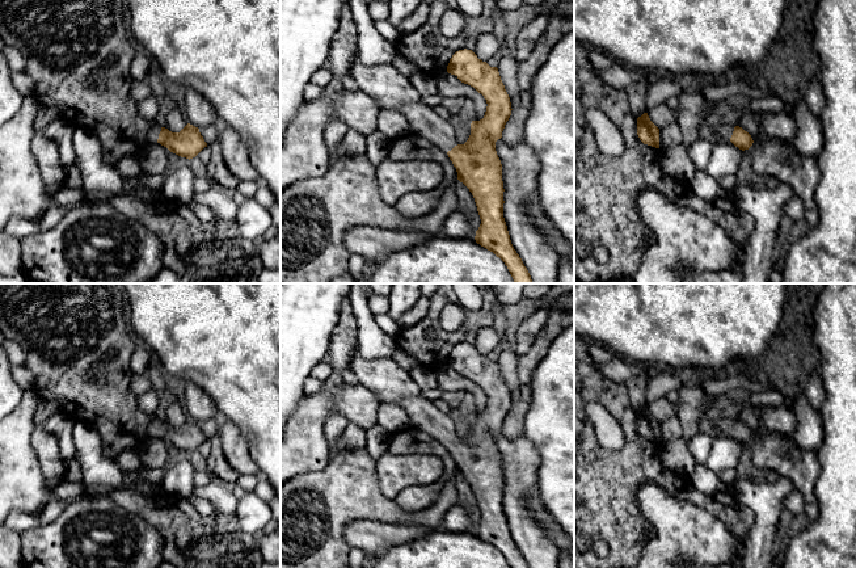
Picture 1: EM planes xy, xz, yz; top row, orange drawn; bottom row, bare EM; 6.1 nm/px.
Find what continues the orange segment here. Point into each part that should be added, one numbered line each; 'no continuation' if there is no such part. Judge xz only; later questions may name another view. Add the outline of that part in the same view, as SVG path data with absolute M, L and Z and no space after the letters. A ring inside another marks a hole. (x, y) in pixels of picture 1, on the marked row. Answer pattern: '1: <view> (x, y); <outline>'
1: xz (384, 83); M357 51L349 75L380 109L401 110L410 125L410 132L427 139L444 152L457 146L456 123L442 118L426 106L409 77L404 76L393 64L366 66Z

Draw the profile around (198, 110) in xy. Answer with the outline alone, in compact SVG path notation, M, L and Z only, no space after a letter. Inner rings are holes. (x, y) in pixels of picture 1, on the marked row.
M194 88L185 92L184 114L186 121L198 129L211 126L219 118L211 102Z

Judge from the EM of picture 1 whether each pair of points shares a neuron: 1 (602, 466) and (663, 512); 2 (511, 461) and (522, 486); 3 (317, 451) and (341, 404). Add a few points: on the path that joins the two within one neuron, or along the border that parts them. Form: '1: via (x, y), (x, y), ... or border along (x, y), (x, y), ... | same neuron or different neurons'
1: border along (652, 482), (635, 492), (646, 520) | different neurons
2: via (518, 467), (521, 479) | same neuron
3: via (316, 437), (316, 419), (327, 408) | same neuron

